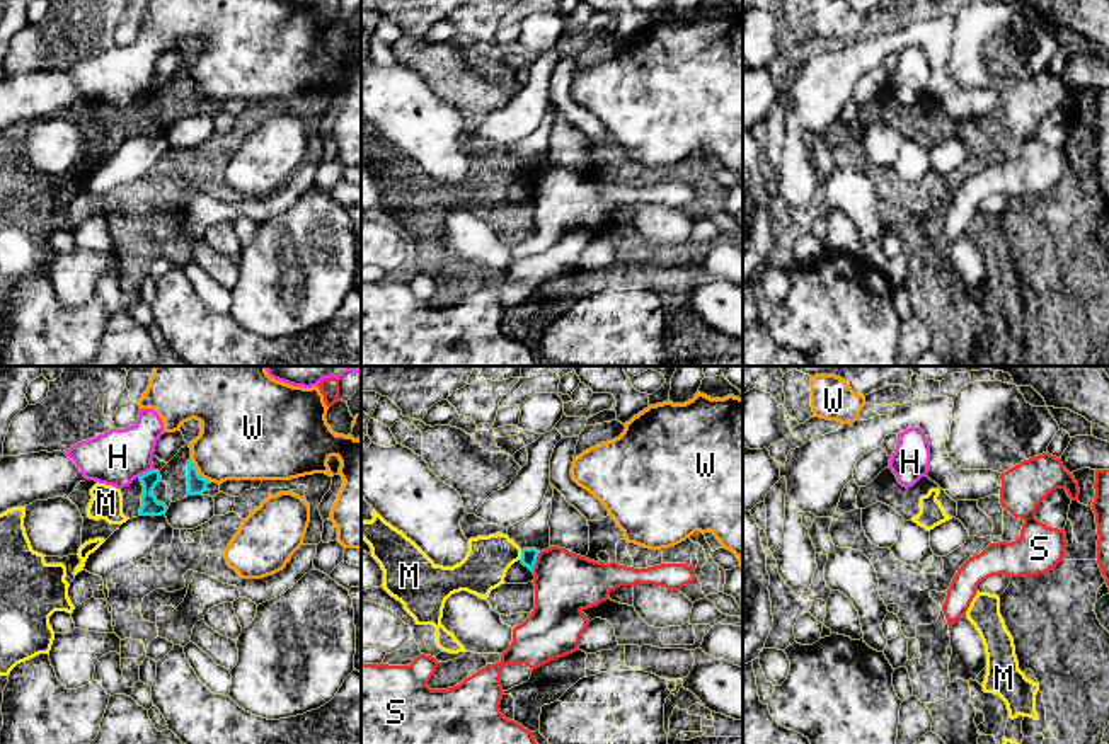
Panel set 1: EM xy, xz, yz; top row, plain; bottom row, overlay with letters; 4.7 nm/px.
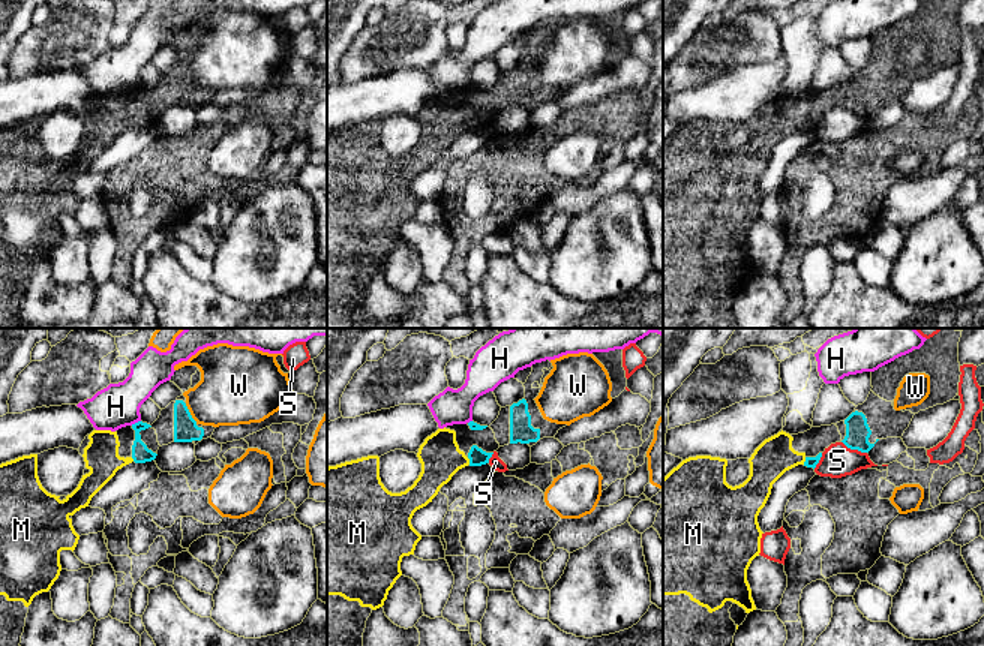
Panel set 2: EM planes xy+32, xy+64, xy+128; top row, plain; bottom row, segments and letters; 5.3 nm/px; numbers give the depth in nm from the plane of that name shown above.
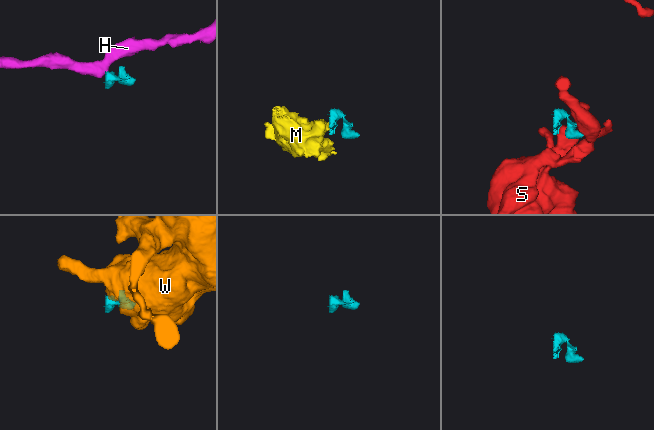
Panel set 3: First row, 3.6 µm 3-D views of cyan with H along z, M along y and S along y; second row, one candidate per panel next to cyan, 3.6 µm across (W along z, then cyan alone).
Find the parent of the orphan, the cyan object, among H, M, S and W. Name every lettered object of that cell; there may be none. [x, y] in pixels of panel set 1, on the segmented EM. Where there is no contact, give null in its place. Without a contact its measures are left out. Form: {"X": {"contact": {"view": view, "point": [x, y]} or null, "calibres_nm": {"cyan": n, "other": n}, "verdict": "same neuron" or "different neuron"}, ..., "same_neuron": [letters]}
{"H": {"contact": {"view": "xy", "point": [143, 474]}, "calibres_nm": {"cyan": 90, "other": 260}, "verdict": "different neuron"}, "M": {"contact": {"view": "xz", "point": [522, 555]}, "calibres_nm": {"cyan": 80, "other": 220}, "verdict": "same neuron"}, "S": {"contact": {"view": "xz", "point": [535, 560]}, "calibres_nm": {"cyan": 80, "other": 280}, "verdict": "different neuron"}, "W": {"contact": {"view": "xy", "point": [196, 472]}, "calibres_nm": {"cyan": 90, "other": 360}, "verdict": "different neuron"}, "same_neuron": ["M"]}

